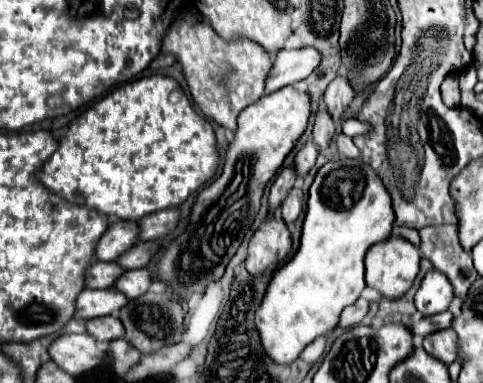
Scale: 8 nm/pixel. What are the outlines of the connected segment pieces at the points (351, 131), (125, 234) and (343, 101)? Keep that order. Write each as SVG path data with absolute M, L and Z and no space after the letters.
M350 118L350 120L344 120L344 122L342 122L342 132L352 138L352 136L356 136L356 134L366 132L366 128L364 128L362 122L356 122L354 118Z
M130 220L112 222L106 228L106 234L96 244L94 256L100 262L114 262L122 252L138 242L138 224Z
M338 74L338 78L334 78L330 82L328 90L324 92L324 102L334 120L338 120L344 114L346 106L352 102L352 98L354 98L354 88L348 82L348 78L344 78L342 74Z

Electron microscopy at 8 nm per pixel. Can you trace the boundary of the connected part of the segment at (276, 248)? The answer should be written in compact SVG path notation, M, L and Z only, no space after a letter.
M268 214L260 224L260 228L250 238L246 270L258 276L268 266L284 264L290 246L292 246L292 240L290 240L286 222L278 216Z

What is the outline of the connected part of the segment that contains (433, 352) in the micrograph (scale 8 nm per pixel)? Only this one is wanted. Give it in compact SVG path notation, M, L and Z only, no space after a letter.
M448 328L448 330L438 330L436 334L428 334L428 336L424 338L424 350L426 350L430 356L442 360L446 366L450 366L450 364L458 358L456 340L458 340L458 336L456 336L456 332L454 332L452 328Z

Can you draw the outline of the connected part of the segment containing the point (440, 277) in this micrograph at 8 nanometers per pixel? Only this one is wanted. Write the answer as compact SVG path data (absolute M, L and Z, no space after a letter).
M436 268L426 272L414 296L416 308L418 312L422 312L422 316L432 316L448 310L452 298L454 298L454 290L452 290L452 284L448 282L448 276Z

